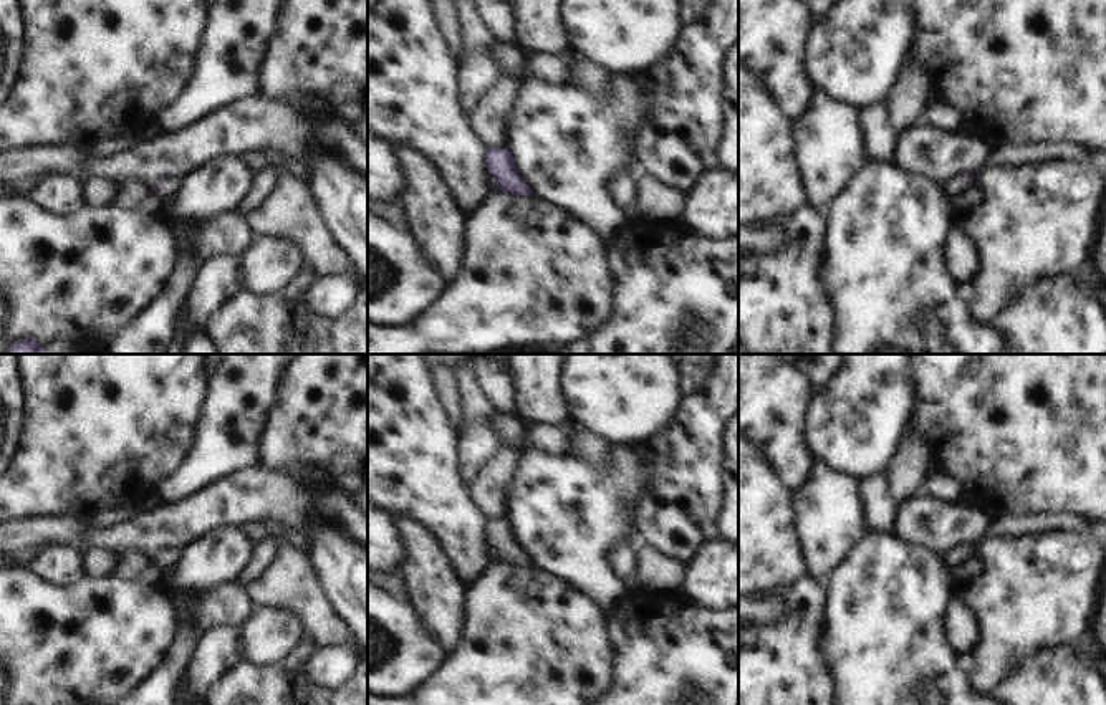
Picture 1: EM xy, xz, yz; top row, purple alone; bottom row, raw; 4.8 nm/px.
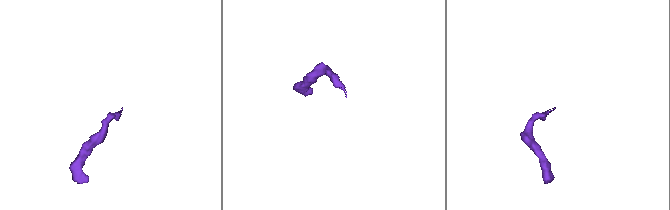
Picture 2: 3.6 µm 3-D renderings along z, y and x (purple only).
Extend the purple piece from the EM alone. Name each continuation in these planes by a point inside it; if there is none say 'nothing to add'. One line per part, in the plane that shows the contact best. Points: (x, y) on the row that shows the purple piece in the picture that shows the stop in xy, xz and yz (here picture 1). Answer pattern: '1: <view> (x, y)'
1: xy (166, 187)

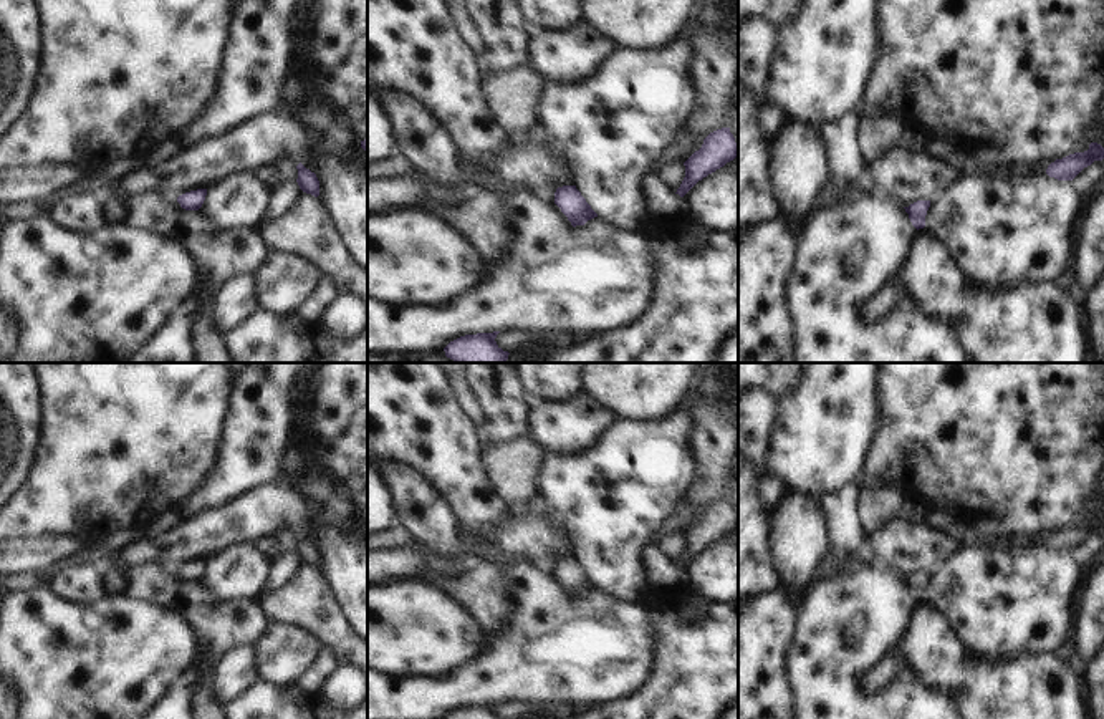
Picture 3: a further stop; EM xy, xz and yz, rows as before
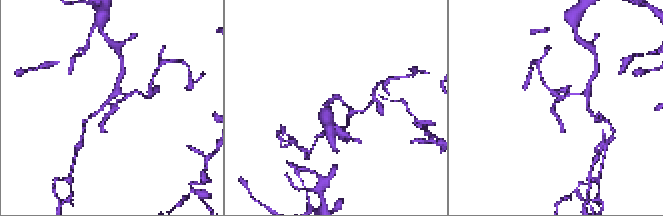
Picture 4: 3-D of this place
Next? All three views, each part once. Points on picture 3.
nothing to add

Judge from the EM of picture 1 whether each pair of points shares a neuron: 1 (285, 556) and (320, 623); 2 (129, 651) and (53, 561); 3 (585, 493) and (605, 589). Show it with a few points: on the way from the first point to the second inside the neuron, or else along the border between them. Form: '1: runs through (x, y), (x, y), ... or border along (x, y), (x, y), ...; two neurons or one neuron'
1: runs through (288, 573), (288, 581), (310, 606); one neuron
2: border along (35, 571), (53, 583), (76, 583), (86, 578); two neurons
3: runs through (585, 517), (586, 566); one neuron

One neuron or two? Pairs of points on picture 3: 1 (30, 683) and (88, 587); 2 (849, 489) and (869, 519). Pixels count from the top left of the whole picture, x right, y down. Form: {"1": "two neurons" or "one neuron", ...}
{"1": "two neurons", "2": "two neurons"}

